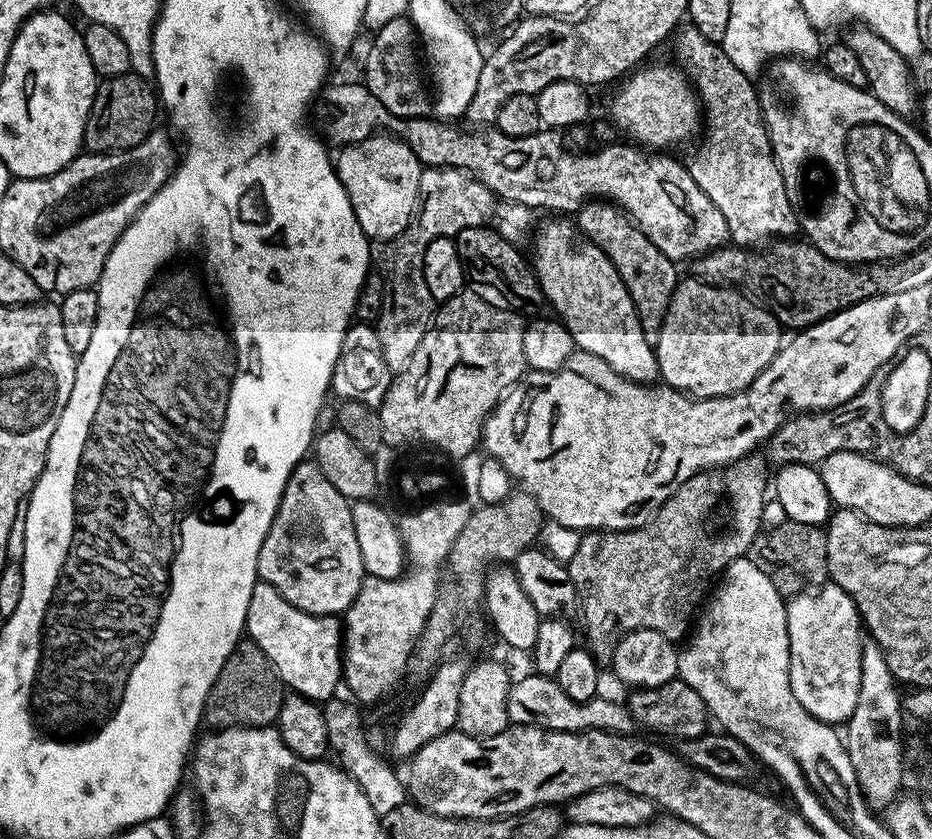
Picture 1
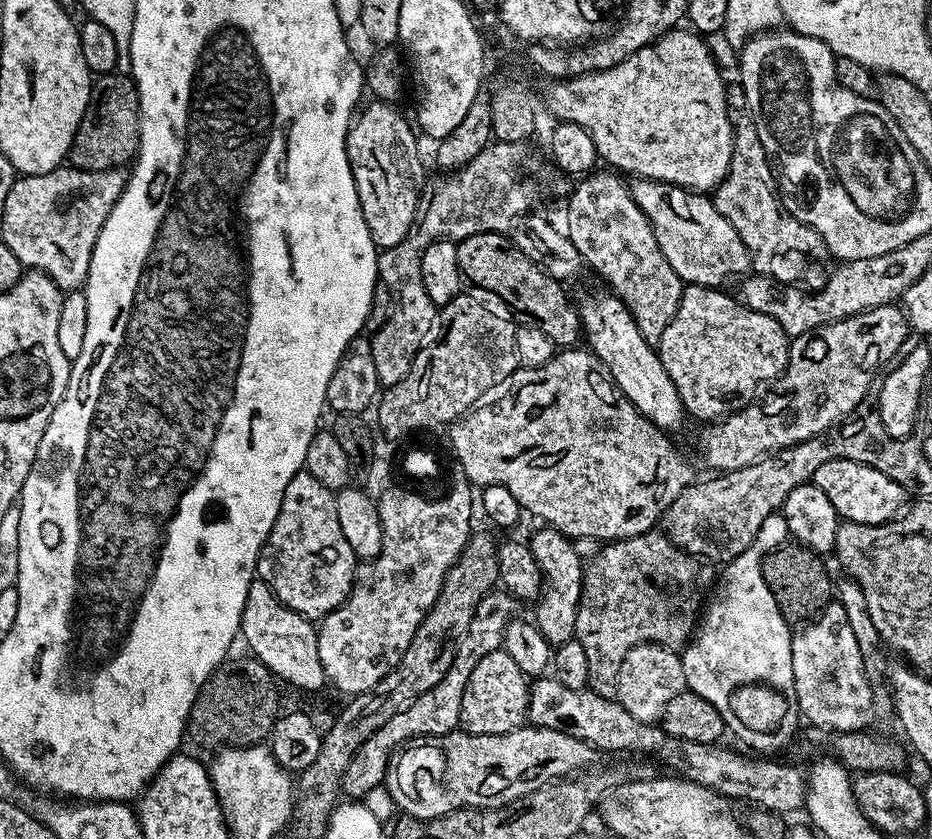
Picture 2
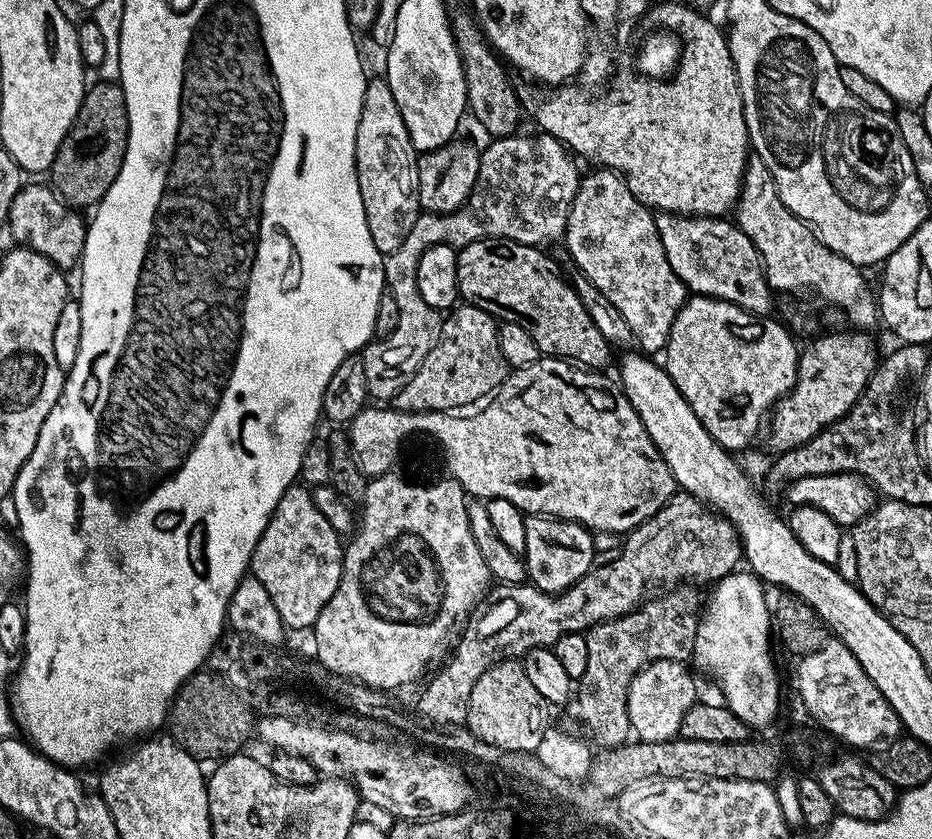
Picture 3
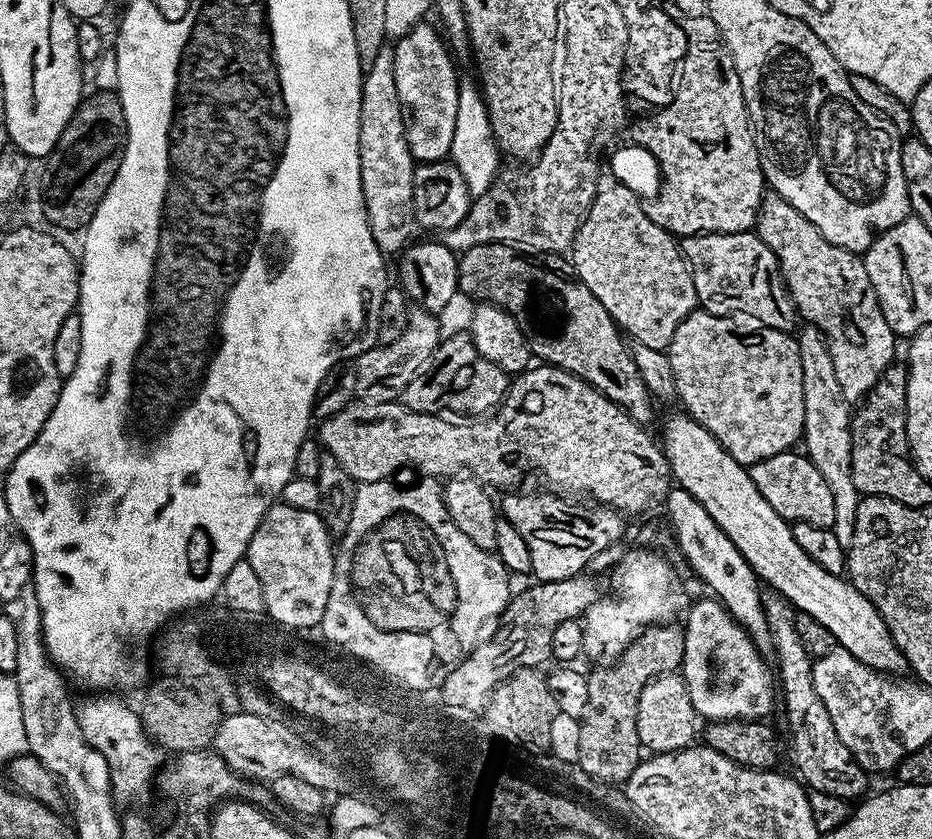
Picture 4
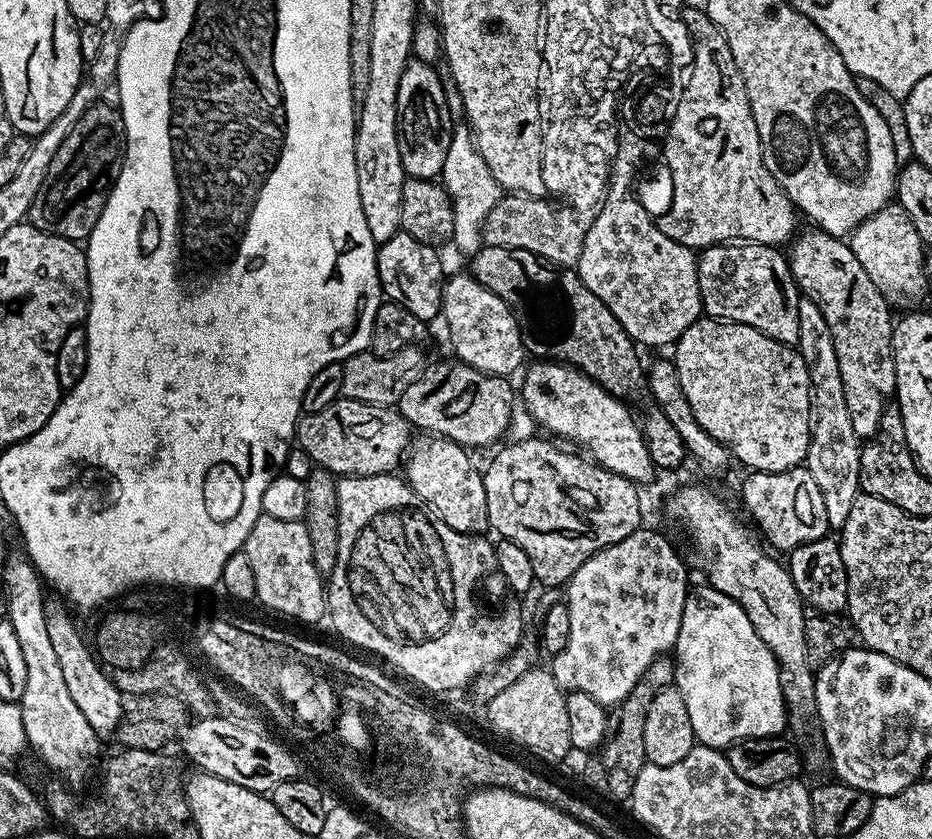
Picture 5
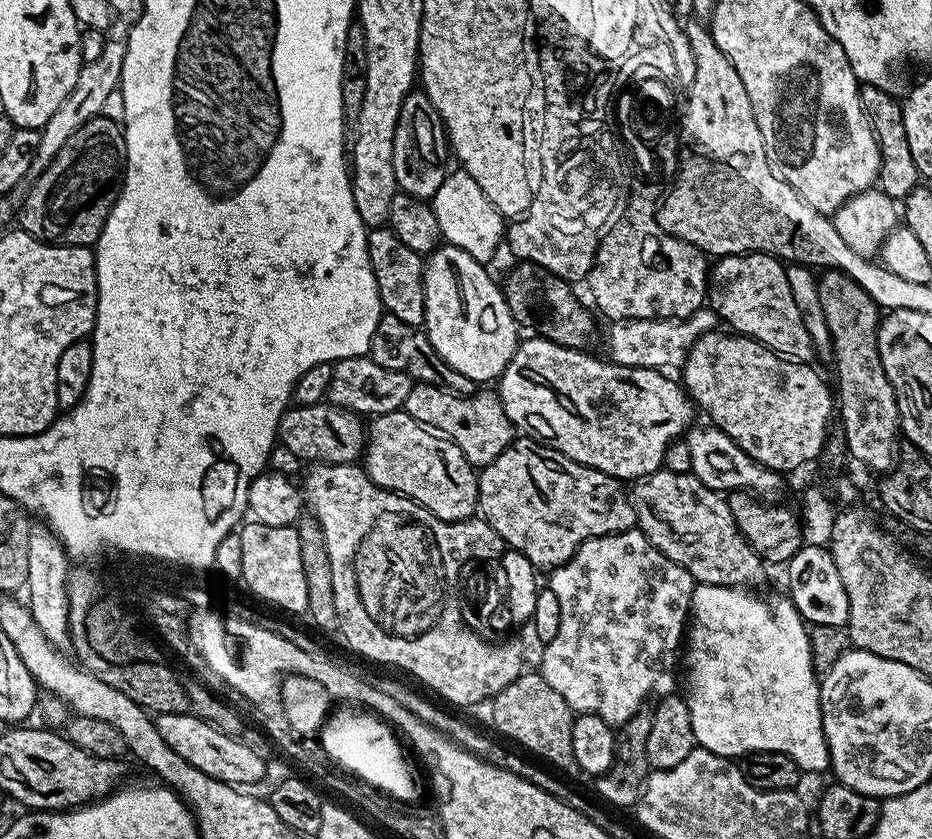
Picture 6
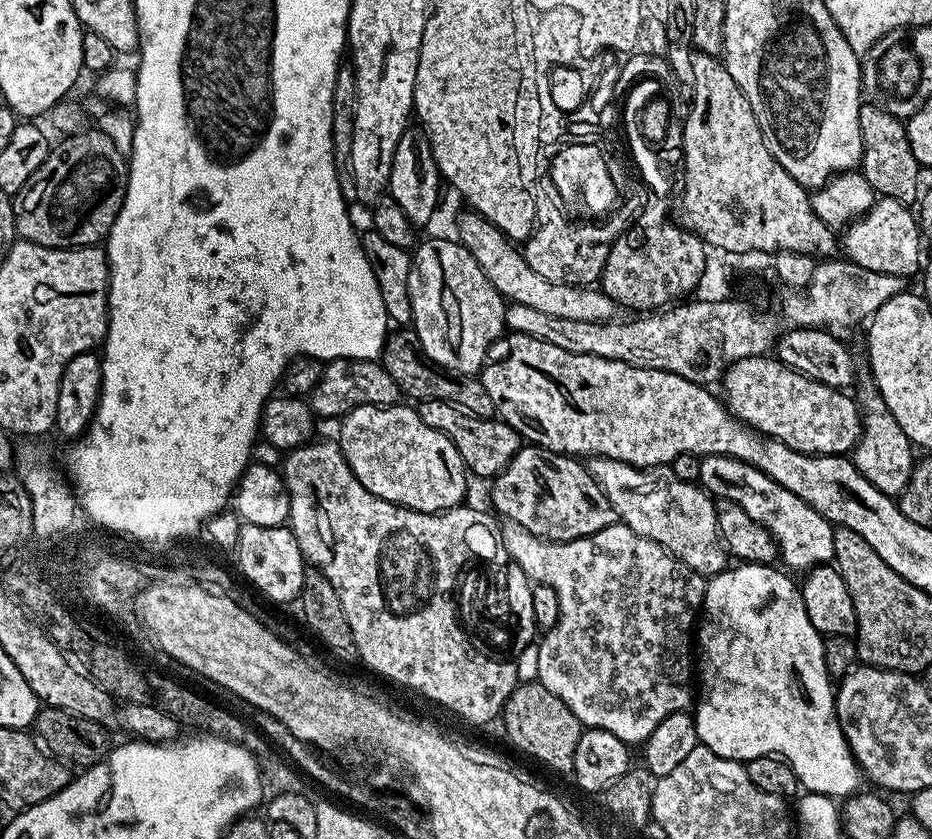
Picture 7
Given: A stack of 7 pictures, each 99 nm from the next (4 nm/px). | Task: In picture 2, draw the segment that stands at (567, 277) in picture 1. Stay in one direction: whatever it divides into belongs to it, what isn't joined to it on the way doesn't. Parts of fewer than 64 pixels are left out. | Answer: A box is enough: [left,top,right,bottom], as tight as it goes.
[578,291,686,433]

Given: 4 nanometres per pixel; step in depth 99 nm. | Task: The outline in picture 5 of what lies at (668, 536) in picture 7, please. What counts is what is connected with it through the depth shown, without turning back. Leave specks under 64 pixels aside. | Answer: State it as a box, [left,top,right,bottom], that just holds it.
[668,488,816,732]

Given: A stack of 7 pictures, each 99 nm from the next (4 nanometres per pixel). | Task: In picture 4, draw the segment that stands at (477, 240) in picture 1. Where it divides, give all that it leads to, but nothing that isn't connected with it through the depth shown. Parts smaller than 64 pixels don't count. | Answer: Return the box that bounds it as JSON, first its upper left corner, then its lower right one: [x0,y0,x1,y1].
[458,244,657,426]

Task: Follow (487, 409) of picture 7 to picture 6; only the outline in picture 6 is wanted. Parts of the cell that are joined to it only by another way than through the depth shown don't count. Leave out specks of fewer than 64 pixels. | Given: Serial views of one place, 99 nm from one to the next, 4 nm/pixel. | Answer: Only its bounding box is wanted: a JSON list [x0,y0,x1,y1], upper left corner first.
[367,312,478,396]

